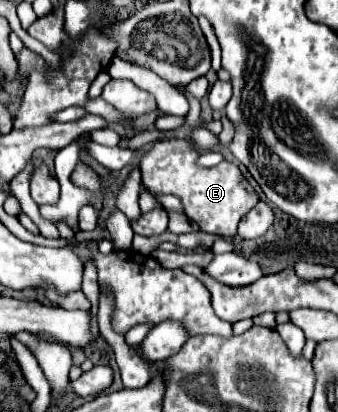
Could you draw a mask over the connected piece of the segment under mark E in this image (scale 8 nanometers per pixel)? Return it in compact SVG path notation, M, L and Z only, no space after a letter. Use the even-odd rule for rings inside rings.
M171 138L171 140L155 142L153 148L141 156L143 186L147 186L151 192L177 196L187 216L195 220L203 232L219 234L225 238L235 236L239 220L251 208L255 208L255 204L259 202L259 194L249 192L245 188L245 176L235 164L223 160L215 168L199 168L195 164L197 158L199 152L187 140Z

